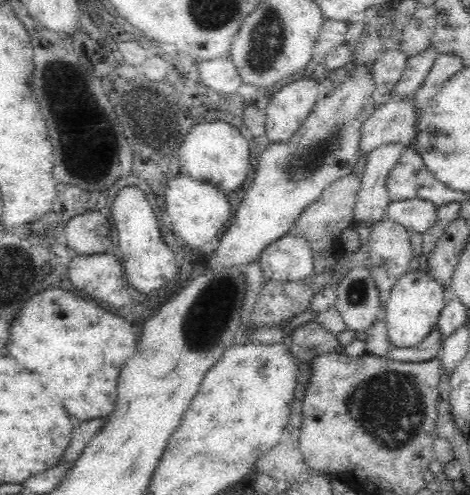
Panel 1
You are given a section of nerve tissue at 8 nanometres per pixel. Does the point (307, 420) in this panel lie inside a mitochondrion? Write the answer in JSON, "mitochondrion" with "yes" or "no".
{"mitochondrion":"no"}

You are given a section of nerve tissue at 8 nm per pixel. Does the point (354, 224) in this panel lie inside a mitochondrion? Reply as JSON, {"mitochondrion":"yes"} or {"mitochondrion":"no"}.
{"mitochondrion":"no"}

